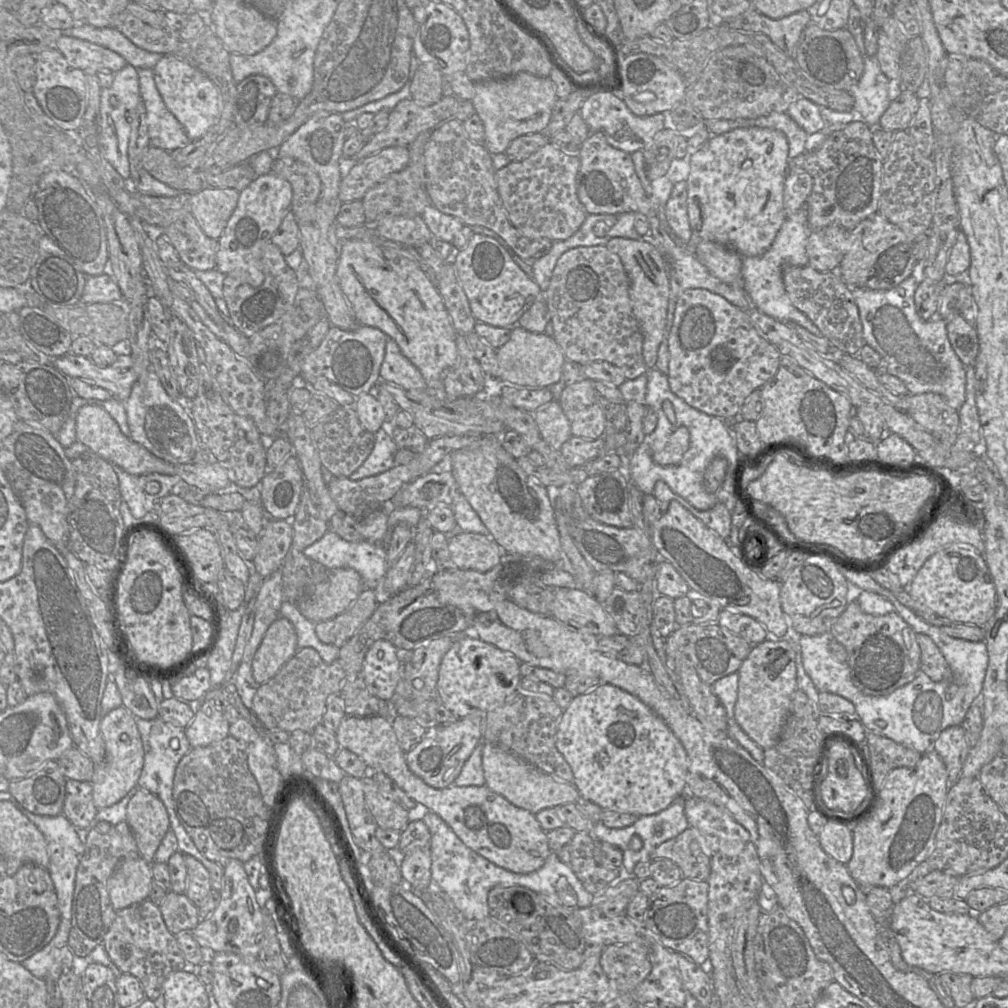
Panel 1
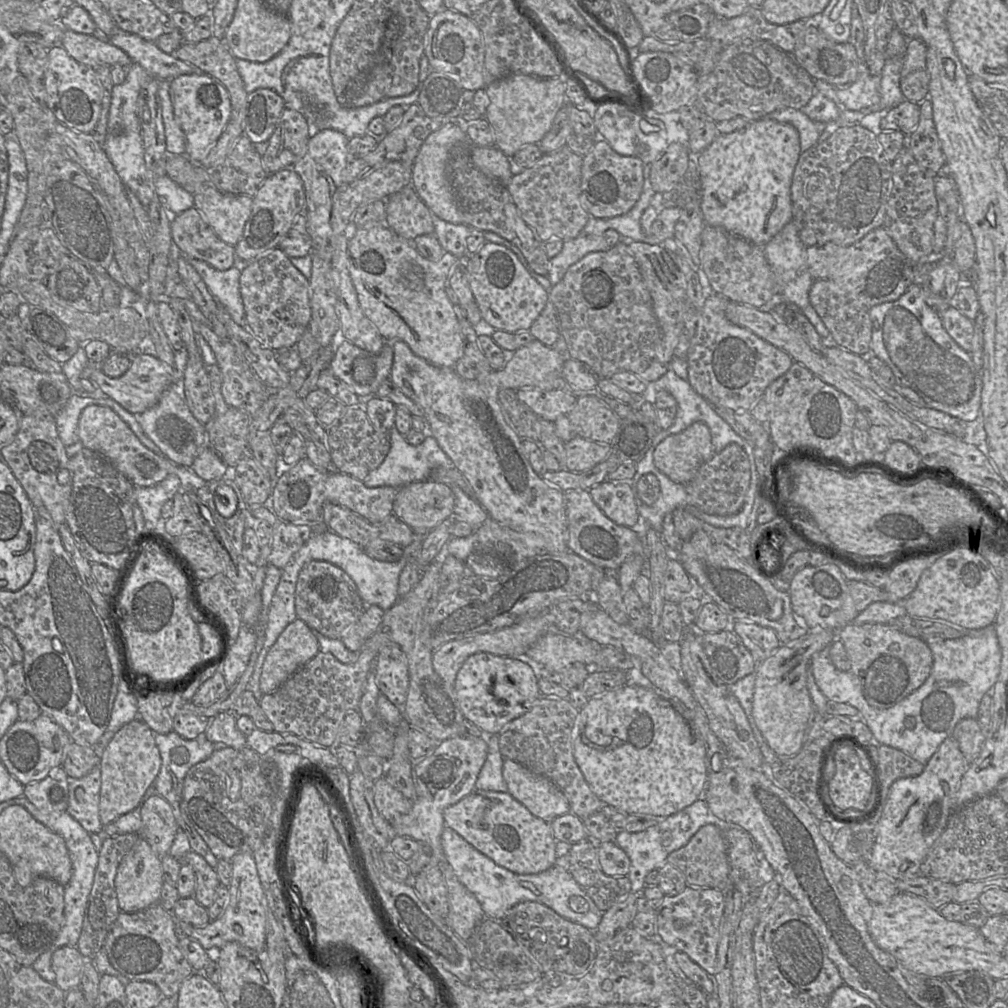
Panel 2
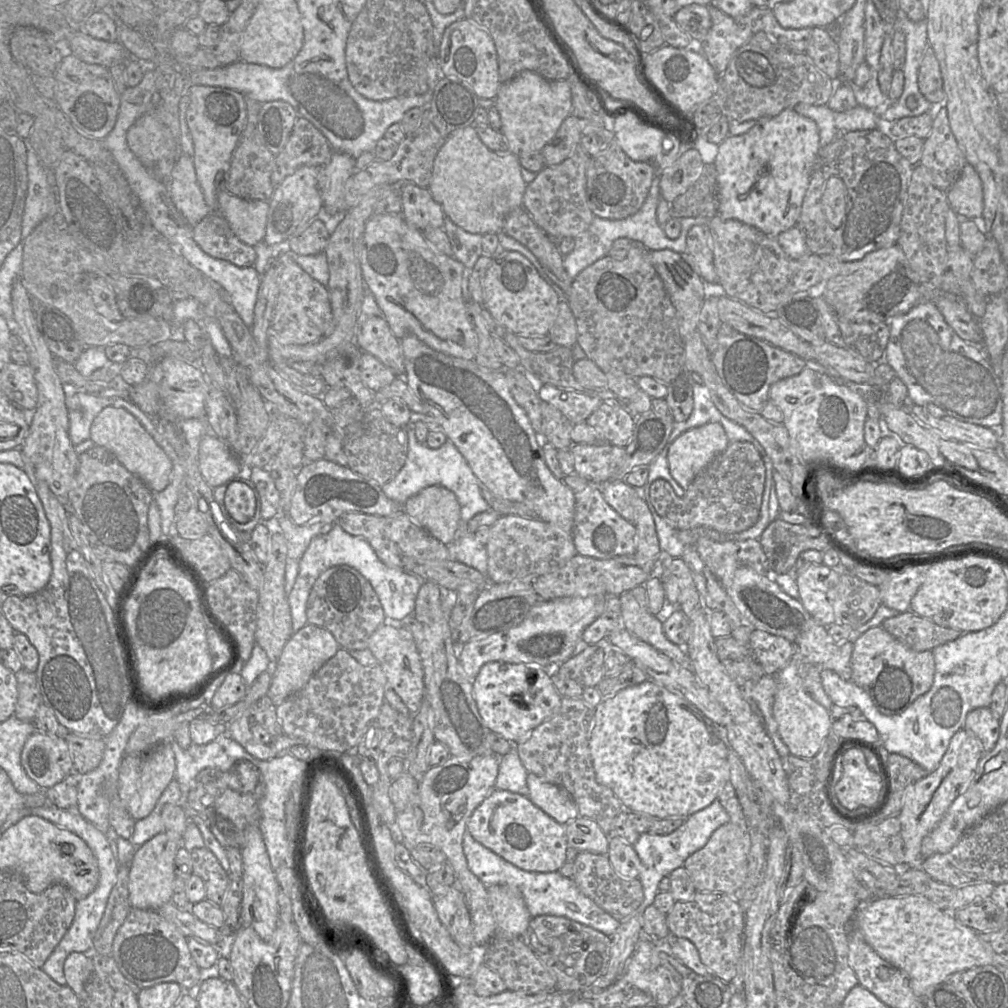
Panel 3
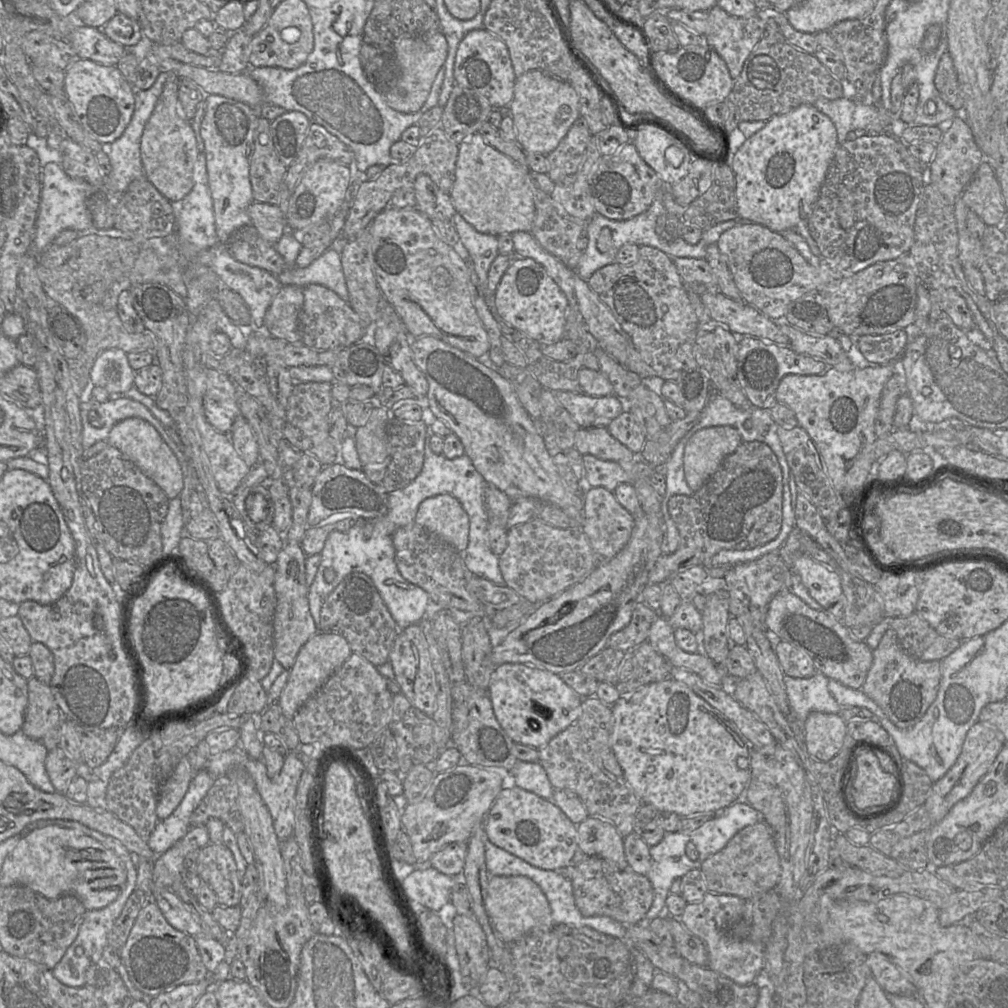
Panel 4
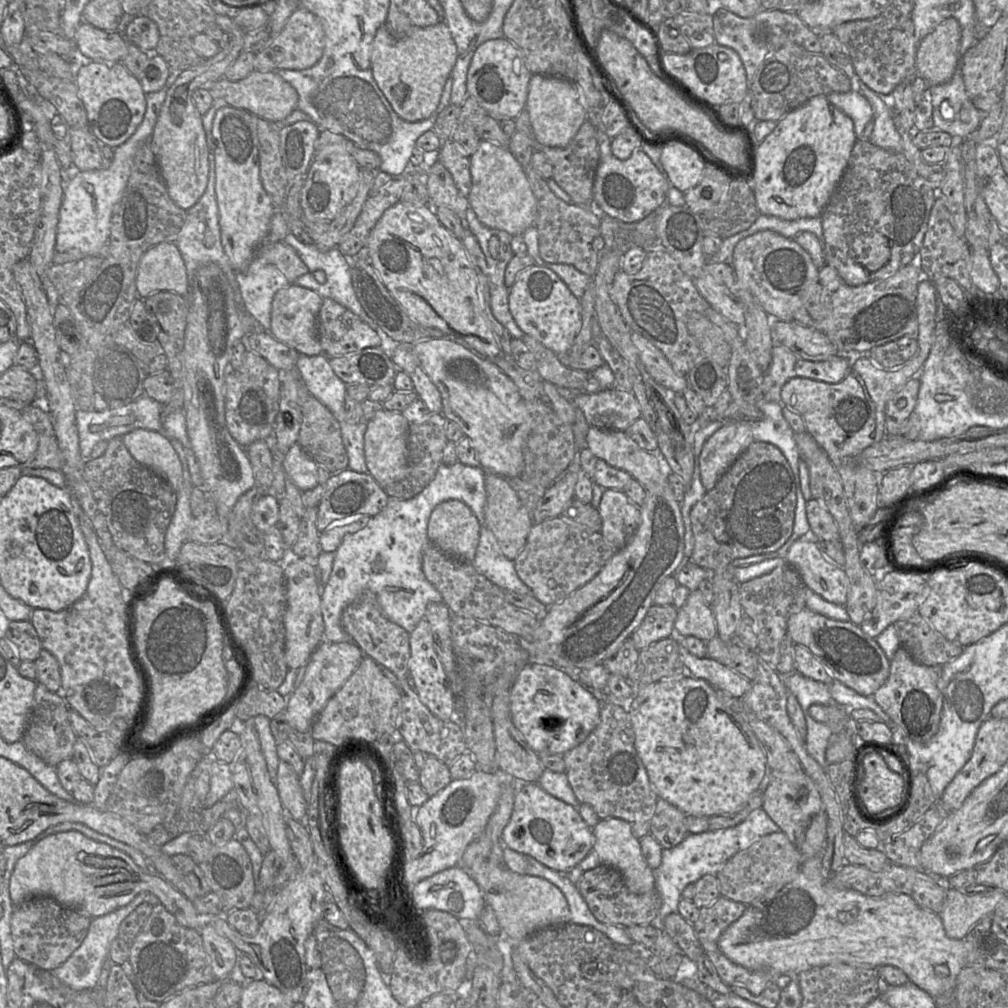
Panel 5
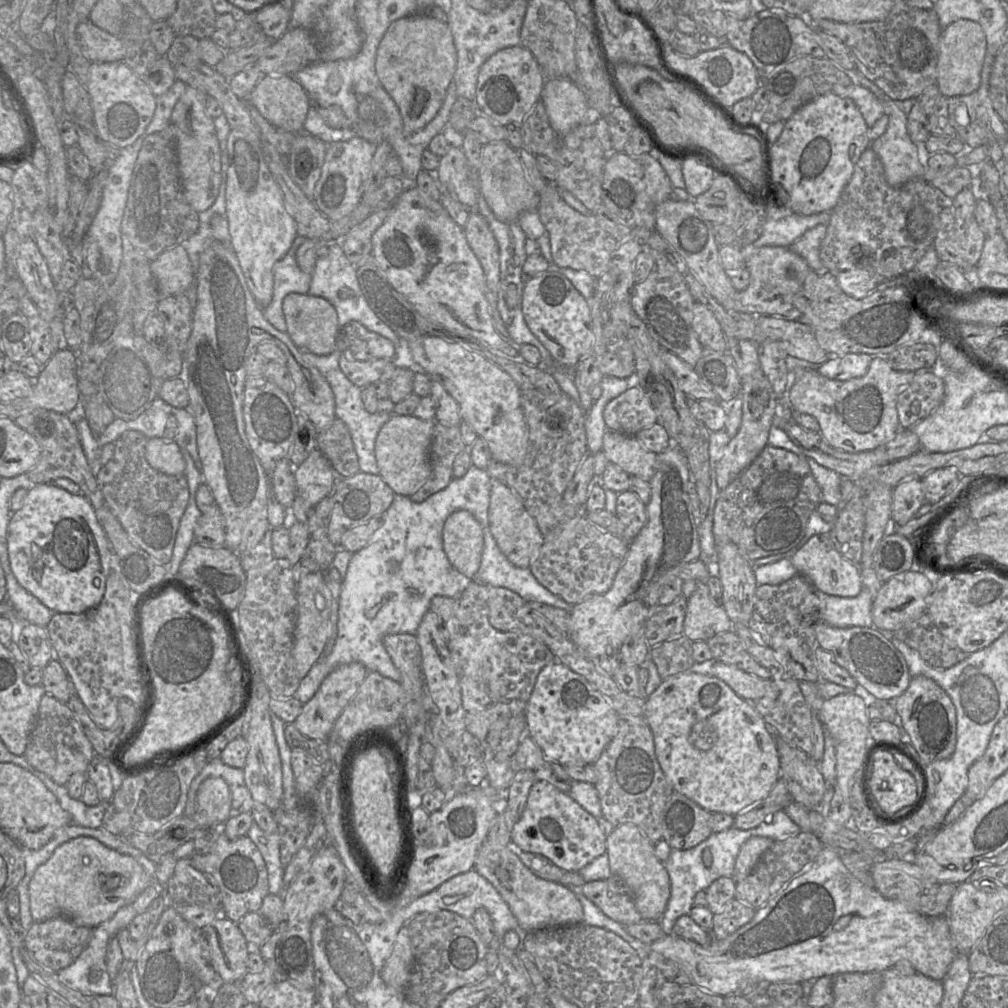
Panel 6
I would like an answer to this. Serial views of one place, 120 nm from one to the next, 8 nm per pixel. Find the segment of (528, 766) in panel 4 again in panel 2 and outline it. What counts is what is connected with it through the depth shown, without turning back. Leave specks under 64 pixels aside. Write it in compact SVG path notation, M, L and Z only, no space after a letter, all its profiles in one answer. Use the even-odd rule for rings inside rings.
M487 734L487 745L487 758L476 781L476 789L508 792L503 777L505 758L499 747L498 734Z

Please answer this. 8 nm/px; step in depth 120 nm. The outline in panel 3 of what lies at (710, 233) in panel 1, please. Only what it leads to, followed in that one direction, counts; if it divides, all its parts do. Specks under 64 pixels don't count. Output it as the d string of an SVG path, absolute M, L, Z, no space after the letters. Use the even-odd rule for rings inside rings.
M786 109L768 120L758 120L746 133L727 136L720 144L714 161L719 191L718 216L735 219L777 238L782 232L796 227L807 191L810 175L820 150L817 124L794 109Z

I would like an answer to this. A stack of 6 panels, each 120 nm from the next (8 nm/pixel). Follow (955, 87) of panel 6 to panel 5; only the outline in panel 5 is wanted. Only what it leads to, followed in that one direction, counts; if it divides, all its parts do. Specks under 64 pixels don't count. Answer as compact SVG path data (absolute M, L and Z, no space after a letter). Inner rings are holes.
M947 18L921 39L916 54L917 75L930 85L952 79L960 62L962 30L955 18Z

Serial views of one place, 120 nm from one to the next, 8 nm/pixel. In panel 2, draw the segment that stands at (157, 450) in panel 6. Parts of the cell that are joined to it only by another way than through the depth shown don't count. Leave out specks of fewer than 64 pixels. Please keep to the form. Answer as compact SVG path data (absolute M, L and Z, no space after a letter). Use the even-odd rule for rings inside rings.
M87 406L80 416L78 430L84 447L107 458L134 486L154 486L179 471L180 465L145 447L126 422L107 406Z

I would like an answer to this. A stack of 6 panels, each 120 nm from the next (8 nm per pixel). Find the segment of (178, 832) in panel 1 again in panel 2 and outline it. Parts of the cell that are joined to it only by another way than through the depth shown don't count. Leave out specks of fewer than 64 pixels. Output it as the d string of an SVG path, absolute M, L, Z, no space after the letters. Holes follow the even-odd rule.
M174 731L168 734L156 733L155 742L159 749L162 761L159 774L153 783L156 794L162 796L170 804L179 829L183 830L188 837L191 851L194 851L202 856L206 860L206 862L215 869L218 859L211 852L208 845L198 834L198 832L185 821L183 813L181 811L181 798L183 782L188 770L195 764L209 758L211 754L216 750L216 746L206 738L204 733L199 734L194 739L185 739Z

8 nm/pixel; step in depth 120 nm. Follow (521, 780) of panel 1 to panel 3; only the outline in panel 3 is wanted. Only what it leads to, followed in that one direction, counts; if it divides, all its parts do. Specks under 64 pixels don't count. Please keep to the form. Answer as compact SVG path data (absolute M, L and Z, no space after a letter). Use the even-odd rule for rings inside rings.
M529 773L527 776L528 797L529 799L551 818L560 824L576 819L579 816L578 808L571 796L561 787L543 781L539 776Z

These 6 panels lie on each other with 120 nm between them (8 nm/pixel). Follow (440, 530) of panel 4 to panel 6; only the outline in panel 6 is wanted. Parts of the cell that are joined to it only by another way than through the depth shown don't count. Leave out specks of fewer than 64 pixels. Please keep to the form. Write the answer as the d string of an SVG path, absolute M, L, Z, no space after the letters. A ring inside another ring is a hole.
M467 510L452 513L444 524L442 539L453 568L467 578L475 577L484 546L483 530L478 520Z

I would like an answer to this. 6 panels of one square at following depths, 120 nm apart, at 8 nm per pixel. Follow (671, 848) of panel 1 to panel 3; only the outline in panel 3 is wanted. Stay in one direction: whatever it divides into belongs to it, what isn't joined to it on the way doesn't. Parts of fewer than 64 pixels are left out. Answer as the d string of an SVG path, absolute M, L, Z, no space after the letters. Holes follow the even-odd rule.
M727 823L714 831L706 845L691 854L684 862L697 892L719 892L737 899L737 892L748 876L751 837L747 827Z

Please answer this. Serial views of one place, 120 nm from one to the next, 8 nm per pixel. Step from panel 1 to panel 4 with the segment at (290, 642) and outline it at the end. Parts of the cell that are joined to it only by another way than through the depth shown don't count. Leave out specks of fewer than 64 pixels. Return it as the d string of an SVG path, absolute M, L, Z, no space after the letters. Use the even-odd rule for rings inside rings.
M323 631L314 634L301 647L294 665L289 670L285 687L277 700L283 715L292 720L298 709L320 689L351 654L348 641L340 634Z

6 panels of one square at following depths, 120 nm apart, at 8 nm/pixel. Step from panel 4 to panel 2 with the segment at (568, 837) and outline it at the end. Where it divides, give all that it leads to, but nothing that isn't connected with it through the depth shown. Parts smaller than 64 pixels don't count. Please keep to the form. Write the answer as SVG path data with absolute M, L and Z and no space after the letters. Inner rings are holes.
M476 789L444 811L446 826L454 829L467 842L497 865L516 874L538 874L556 864L556 842L550 823L534 816L509 792Z

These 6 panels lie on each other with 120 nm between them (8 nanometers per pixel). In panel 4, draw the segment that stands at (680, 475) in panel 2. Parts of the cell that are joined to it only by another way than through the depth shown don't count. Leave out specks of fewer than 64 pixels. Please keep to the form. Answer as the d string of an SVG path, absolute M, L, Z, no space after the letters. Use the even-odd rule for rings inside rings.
M714 426L696 432L688 440L683 456L689 487L699 490L741 442L739 432L731 426Z

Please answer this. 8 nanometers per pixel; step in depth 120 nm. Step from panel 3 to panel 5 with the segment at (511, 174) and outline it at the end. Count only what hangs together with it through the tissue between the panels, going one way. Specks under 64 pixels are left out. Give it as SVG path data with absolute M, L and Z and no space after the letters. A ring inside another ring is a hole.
M481 140L476 152L469 157L471 190L469 206L485 226L506 231L512 236L522 235L536 221L536 200L523 167L508 148Z

